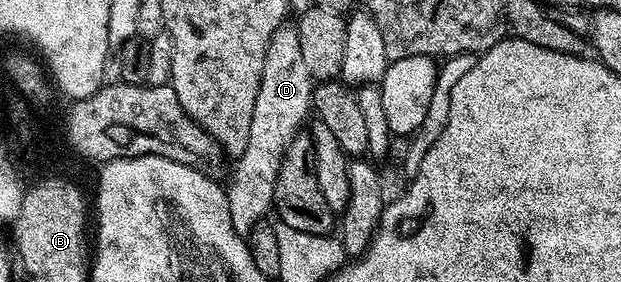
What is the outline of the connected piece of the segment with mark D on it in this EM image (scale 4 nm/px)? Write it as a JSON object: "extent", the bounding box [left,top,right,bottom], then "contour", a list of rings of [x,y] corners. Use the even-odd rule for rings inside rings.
{"extent":[225,26,315,237],"contour":[[[296,26],[278,27],[265,54],[261,88],[251,117],[251,137],[247,137],[247,149],[236,156],[234,163],[237,164],[234,167],[232,164],[233,184],[225,187],[231,225],[235,225],[235,233],[242,237],[248,236],[254,225],[262,222],[268,211],[270,214],[274,210],[275,181],[281,172],[281,162],[285,159],[285,150],[298,134],[301,122],[310,118],[314,86],[315,80],[301,60]]]}

